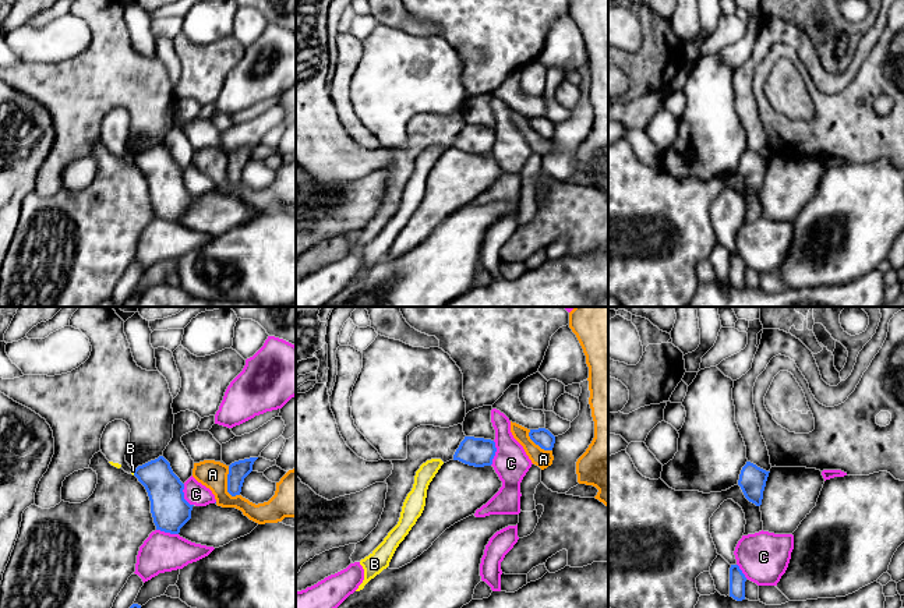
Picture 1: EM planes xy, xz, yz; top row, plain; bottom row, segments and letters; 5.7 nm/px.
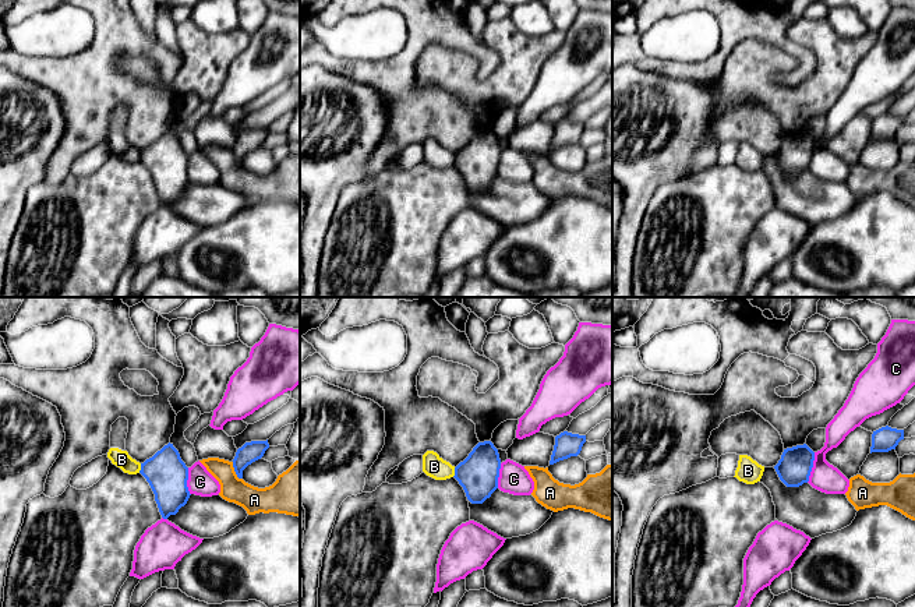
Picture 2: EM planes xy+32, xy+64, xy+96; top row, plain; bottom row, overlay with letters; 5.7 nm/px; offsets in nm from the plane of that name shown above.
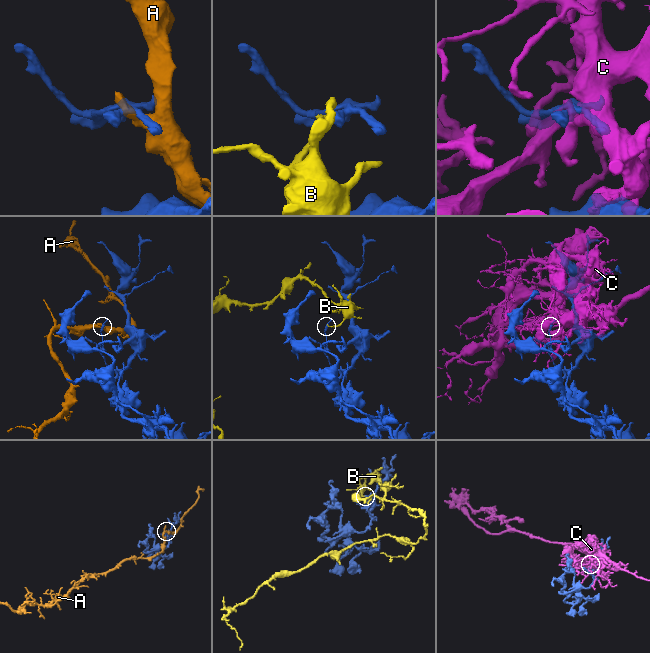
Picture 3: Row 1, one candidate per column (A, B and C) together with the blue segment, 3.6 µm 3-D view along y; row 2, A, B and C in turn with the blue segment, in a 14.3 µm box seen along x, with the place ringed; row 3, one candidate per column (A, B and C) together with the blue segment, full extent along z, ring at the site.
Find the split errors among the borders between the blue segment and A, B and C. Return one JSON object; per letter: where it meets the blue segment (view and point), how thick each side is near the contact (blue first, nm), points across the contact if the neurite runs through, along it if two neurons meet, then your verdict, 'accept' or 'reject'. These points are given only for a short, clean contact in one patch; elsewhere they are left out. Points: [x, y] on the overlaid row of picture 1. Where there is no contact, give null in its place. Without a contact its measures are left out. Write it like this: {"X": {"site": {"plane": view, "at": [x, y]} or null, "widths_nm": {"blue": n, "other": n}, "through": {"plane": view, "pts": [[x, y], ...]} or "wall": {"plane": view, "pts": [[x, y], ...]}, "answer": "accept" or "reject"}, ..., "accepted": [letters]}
{"A": {"site": {"plane": "xy", "at": [228, 483]}, "widths_nm": {"blue": 110, "other": 160}, "wall": {"plane": "xy", "pts": [[228, 466], [228, 491], [235, 497]]}, "answer": "reject"}, "B": {"site": {"plane": "xy", "at": [134, 473]}, "widths_nm": {"blue": 200, "other": 20}, "wall": {"plane": "xy", "pts": [[133, 470], [134, 474]]}, "answer": "reject"}, "C": {"site": {"plane": "xz", "at": [494, 453]}, "widths_nm": {"blue": 170, "other": 200}, "answer": "reject"}, "accepted": []}

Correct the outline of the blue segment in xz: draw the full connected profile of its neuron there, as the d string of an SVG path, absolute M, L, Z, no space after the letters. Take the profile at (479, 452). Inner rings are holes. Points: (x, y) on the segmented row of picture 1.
M465 436L453 455L453 460L474 467L491 466L495 456L495 442L484 438Z

